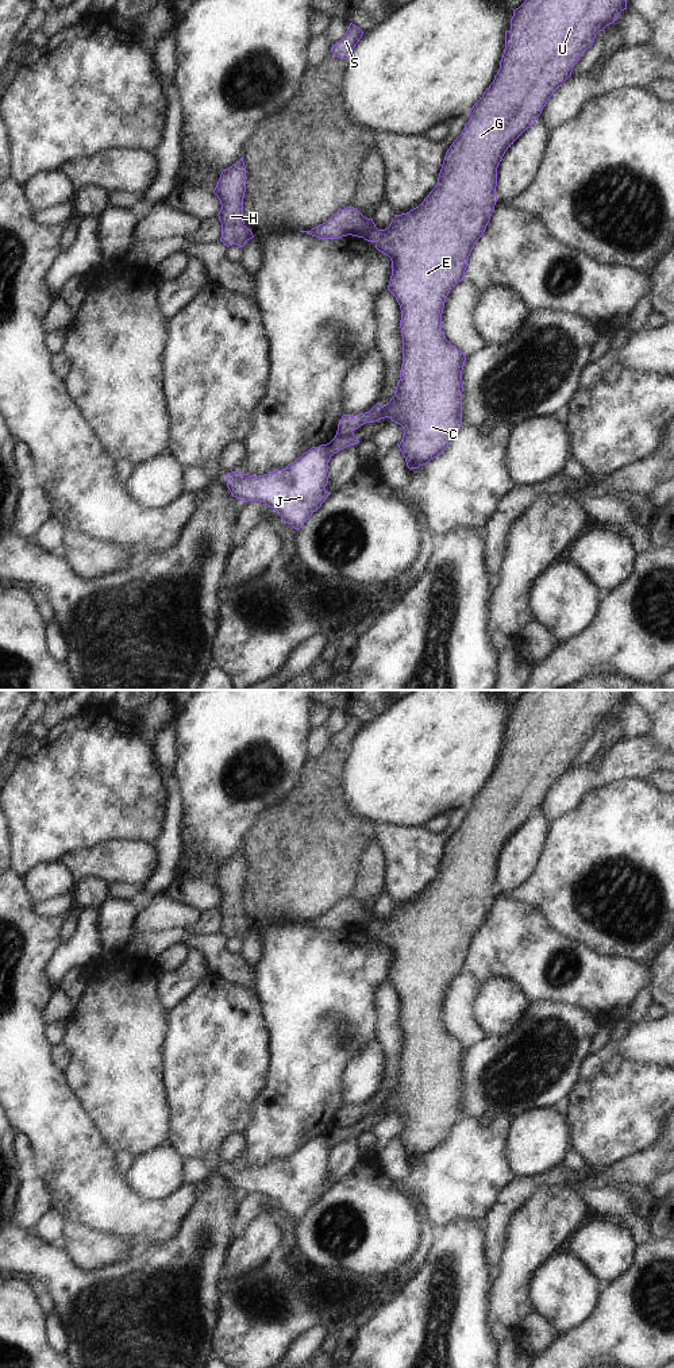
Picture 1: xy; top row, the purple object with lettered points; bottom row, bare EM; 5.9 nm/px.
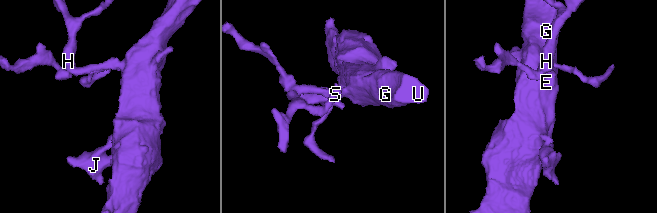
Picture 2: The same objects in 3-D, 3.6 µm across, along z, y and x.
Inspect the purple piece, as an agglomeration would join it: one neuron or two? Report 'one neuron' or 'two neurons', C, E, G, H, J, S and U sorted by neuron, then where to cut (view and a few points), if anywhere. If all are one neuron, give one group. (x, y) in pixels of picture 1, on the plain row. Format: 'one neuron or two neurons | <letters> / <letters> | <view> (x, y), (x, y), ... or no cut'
two neurons | C E G H S U / J | xy (351, 1121), (336, 1126)

